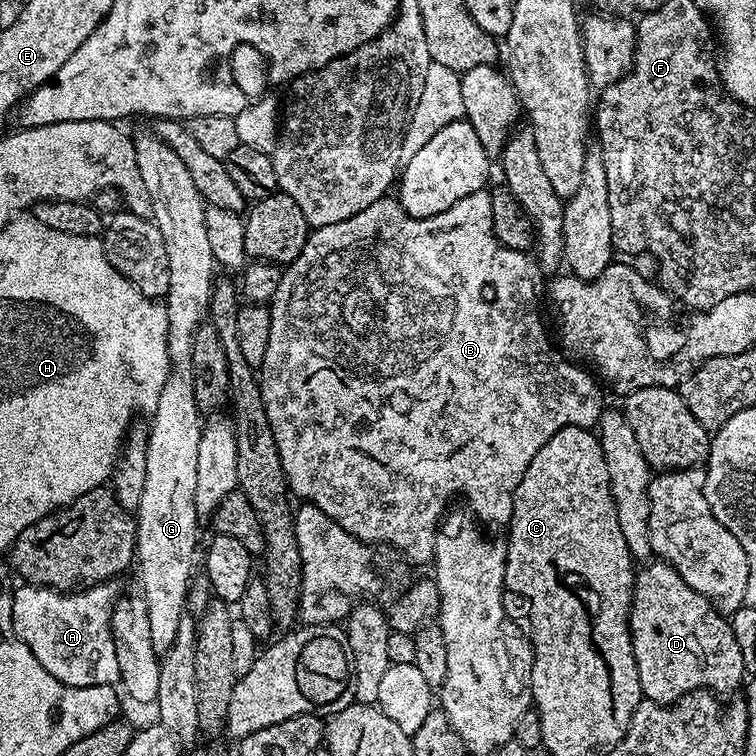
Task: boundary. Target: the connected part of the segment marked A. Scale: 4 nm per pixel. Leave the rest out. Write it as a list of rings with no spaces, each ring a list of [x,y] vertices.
[[[24,582],[13,591],[14,630],[18,638],[30,646],[30,654],[34,654],[58,682],[71,688],[121,683],[111,630],[112,609],[118,599],[116,586],[109,582],[84,592],[56,592],[53,588]]]

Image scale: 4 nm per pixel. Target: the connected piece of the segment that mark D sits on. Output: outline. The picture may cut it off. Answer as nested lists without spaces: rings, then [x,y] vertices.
[[[659,558],[637,571],[628,629],[632,632],[632,653],[645,700],[674,704],[693,690],[725,694],[745,683],[742,650],[738,638],[734,638],[731,619],[702,598],[698,590],[690,590],[678,572]]]

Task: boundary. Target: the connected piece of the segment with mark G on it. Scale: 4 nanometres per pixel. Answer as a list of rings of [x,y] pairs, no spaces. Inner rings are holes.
[[[151,131],[144,132],[139,137],[138,135],[135,137],[134,143],[136,145],[136,157],[138,158],[138,170],[142,174],[142,181],[146,184],[147,193],[150,194],[150,198],[152,199],[152,219],[155,220],[156,225],[158,226],[158,230],[162,230],[162,238],[166,242],[166,258],[170,258],[170,286],[168,287],[168,295],[166,297],[166,307],[168,309],[168,357],[171,358],[172,362],[172,372],[175,374],[169,375],[168,378],[168,384],[164,388],[164,393],[160,395],[160,398],[158,400],[158,406],[156,407],[154,415],[151,417],[152,420],[152,432],[151,428],[150,431],[147,433],[146,436],[146,445],[147,448],[145,450],[145,462],[146,462],[146,476],[145,476],[145,486],[142,489],[142,500],[141,500],[141,506],[137,511],[134,513],[134,519],[136,521],[136,554],[134,557],[134,564],[135,567],[138,569],[140,567],[140,588],[139,591],[142,593],[142,597],[144,600],[148,603],[149,608],[149,618],[150,618],[150,631],[151,631],[151,641],[153,643],[153,649],[155,652],[159,654],[163,654],[170,650],[171,646],[174,644],[174,640],[176,637],[178,637],[178,626],[182,618],[186,614],[186,609],[189,607],[188,605],[188,590],[192,587],[192,582],[194,579],[194,573],[192,573],[192,563],[195,562],[195,560],[198,560],[198,554],[196,558],[196,523],[198,523],[198,517],[196,514],[196,507],[194,506],[194,485],[198,482],[198,444],[202,442],[202,411],[198,407],[198,405],[195,402],[195,394],[194,394],[194,386],[192,385],[192,364],[191,364],[191,346],[194,342],[195,338],[195,332],[200,328],[201,324],[205,323],[206,317],[209,315],[208,311],[208,303],[211,302],[211,294],[212,294],[212,287],[214,283],[214,275],[212,276],[212,271],[217,271],[218,265],[215,260],[214,254],[211,253],[210,250],[210,243],[209,239],[207,238],[207,230],[206,230],[206,214],[205,209],[206,205],[204,203],[204,199],[200,197],[198,194],[198,186],[194,186],[194,178],[190,178],[190,170],[186,170],[185,164],[182,163],[182,158],[178,158],[178,154],[174,154],[174,150],[170,150],[170,146],[166,146],[166,142],[162,142],[160,139],[158,139]]]

